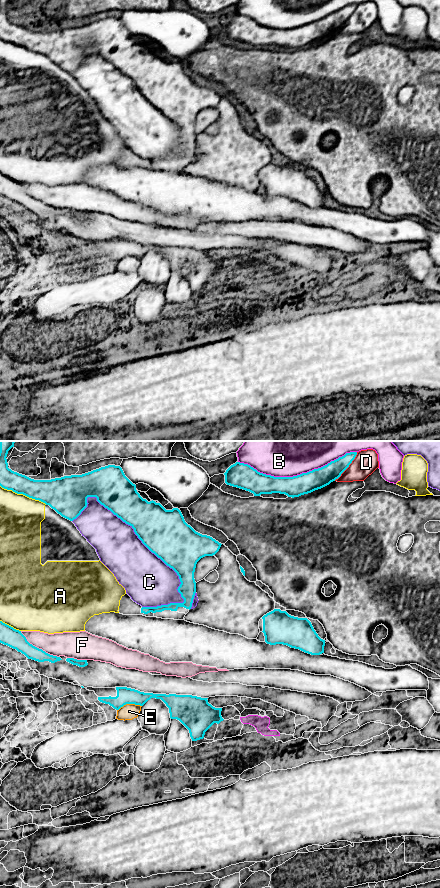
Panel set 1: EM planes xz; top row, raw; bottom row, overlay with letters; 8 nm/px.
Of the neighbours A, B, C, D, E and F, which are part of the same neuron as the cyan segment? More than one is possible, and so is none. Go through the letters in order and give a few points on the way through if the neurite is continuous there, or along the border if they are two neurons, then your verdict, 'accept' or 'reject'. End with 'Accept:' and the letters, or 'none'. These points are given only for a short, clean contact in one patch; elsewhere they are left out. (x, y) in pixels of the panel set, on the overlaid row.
A: reject
B: reject
C: reject
D: reject
E: way xz (125, 695), (129, 703), (129, 711); accept
F: reject
Accept: E

